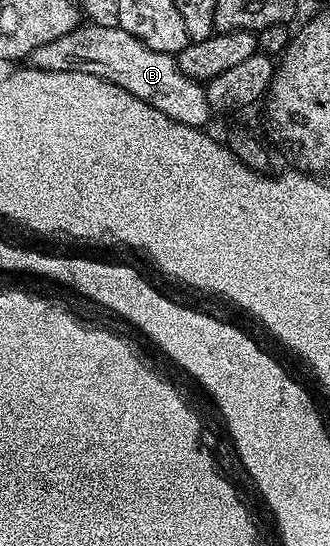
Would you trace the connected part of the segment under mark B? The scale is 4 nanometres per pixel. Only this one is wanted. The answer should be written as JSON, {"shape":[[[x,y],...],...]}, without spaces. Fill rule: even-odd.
{"shape":[[[79,25],[72,33],[48,45],[40,45],[40,49],[30,54],[28,63],[39,71],[92,73],[92,77],[120,85],[125,91],[132,93],[132,97],[140,97],[140,101],[152,105],[152,109],[160,109],[160,113],[164,113],[172,121],[189,127],[205,128],[212,116],[205,86],[199,80],[185,75],[179,69],[175,56],[148,49],[148,45],[117,25]]]}

